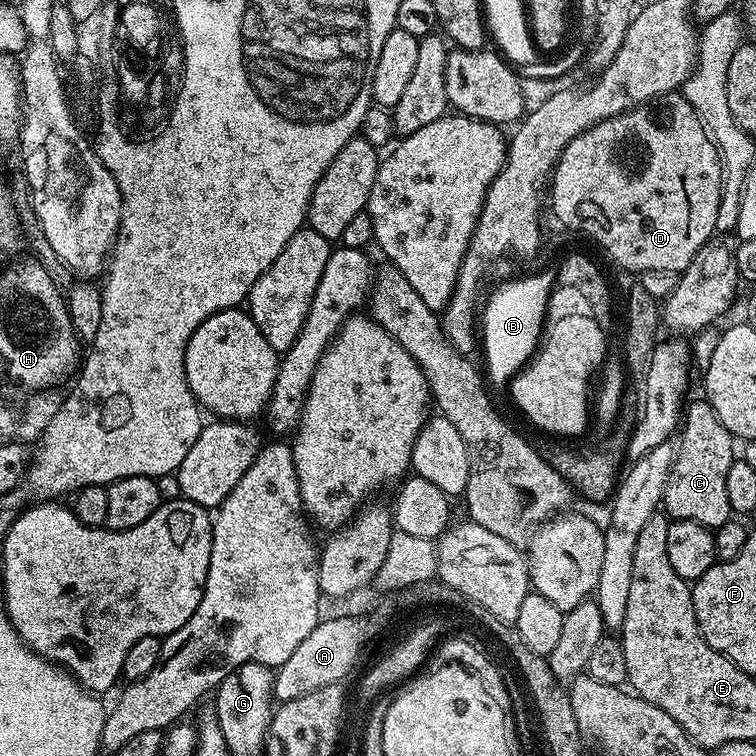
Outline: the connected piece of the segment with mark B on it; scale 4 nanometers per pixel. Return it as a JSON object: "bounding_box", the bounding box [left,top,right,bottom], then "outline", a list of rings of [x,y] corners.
{"bounding_box":[480,268,557,387],"outline":[[[551,268],[528,275],[513,277],[497,285],[483,305],[480,342],[486,358],[486,376],[491,385],[493,383],[505,387],[539,347],[544,319],[547,316],[548,300],[557,283],[557,271]]]}

